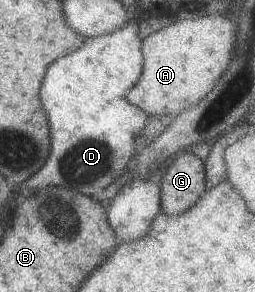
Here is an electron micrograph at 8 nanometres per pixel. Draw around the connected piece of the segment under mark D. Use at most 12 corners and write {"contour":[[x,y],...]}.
{"contour":[[138,16],[55,60],[49,154],[22,191],[87,198],[131,164],[148,114]]}

